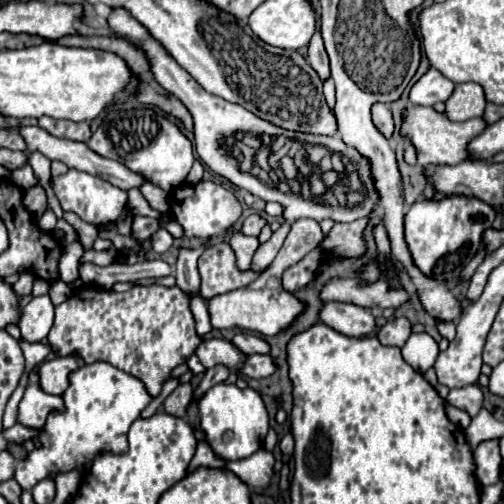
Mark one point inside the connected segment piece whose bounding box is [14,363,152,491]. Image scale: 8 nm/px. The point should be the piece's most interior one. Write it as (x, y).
(102, 402)

